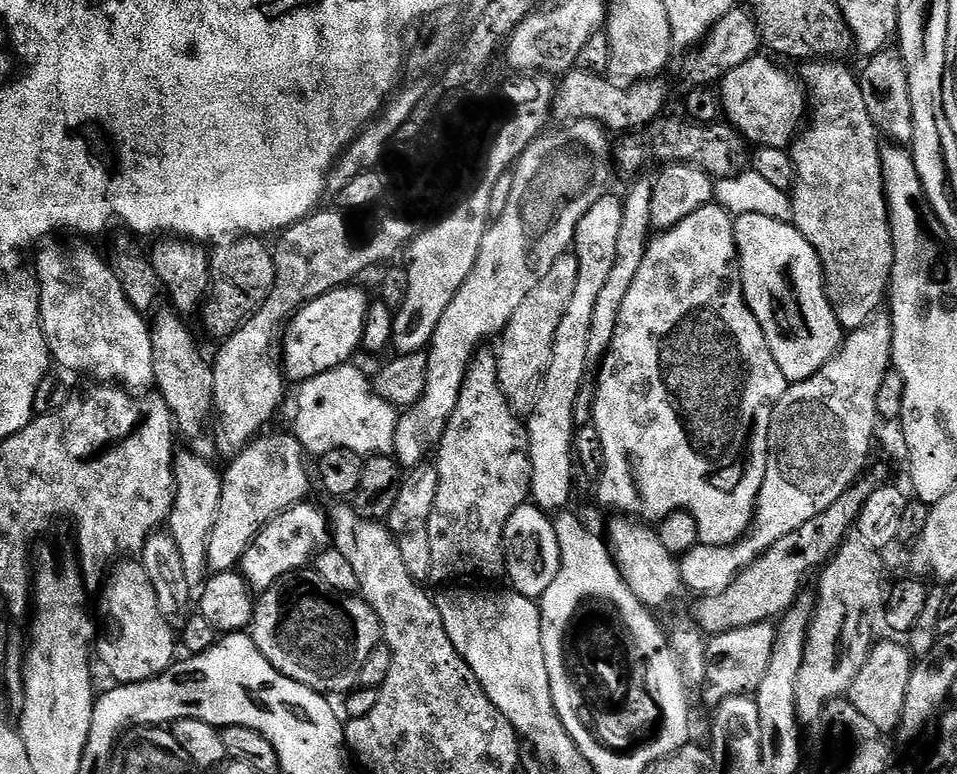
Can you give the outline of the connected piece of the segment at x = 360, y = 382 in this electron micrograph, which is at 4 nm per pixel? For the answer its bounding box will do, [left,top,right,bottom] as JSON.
[293,364,398,458]

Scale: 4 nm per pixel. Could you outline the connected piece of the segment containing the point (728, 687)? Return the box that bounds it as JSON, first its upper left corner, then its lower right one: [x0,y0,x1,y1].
[702,623,776,706]

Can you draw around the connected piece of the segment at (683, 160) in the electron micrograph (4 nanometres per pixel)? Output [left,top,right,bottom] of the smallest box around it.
[614,119,750,181]

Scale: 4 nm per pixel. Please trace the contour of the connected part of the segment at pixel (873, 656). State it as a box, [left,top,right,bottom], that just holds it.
[846,640,914,734]

